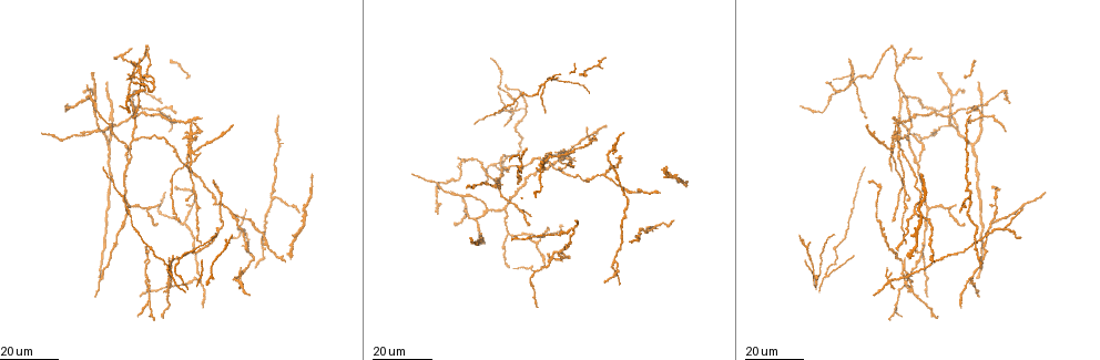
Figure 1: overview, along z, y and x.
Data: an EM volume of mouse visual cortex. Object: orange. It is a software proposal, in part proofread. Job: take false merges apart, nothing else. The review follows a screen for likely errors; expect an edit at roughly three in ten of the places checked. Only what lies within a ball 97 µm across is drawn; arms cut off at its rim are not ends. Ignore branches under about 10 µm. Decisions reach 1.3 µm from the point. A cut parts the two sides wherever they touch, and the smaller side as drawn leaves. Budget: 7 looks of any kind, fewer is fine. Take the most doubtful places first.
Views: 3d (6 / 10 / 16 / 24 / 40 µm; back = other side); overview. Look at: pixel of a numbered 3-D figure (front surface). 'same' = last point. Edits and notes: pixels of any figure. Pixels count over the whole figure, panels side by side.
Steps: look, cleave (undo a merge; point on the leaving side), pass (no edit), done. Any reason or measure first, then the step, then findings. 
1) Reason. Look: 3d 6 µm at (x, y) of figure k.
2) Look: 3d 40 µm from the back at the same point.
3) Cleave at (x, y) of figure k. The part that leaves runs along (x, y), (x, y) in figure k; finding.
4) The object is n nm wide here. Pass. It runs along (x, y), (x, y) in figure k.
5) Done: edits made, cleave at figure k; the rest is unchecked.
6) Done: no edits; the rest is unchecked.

Three-way junction. Look: 3d 24 µm at (159, 111) of figure 1.

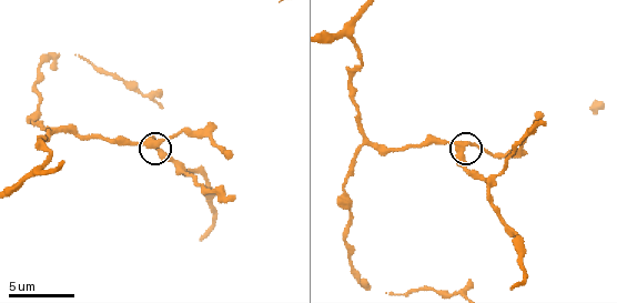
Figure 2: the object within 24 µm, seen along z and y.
Look: 3d 6 µm at (152, 140) of figure 2.

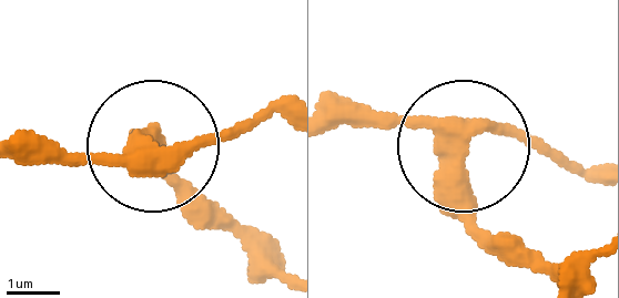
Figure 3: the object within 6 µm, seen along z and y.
3 arms meet here. Pass. It runs along (21, 151), (127, 160), (153, 146), (189, 182) in figure 3; continuous, no second neuron.

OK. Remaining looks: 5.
Three arms meet. Look: 3d 16 µm at (153, 85) of figure 1.

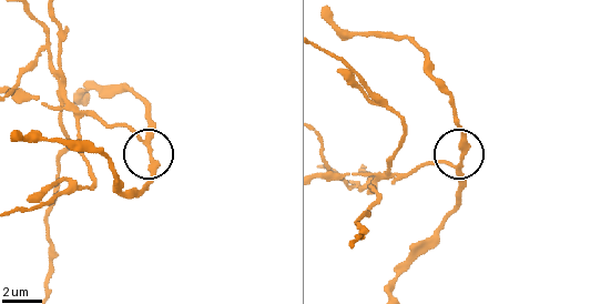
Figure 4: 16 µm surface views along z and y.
Look: 3d 10 µm at (147, 142) of figure 4.

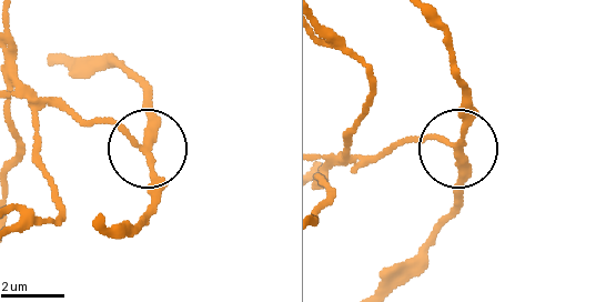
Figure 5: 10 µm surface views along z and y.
Look: 3d 6 µm at (455, 148) of figure 5.

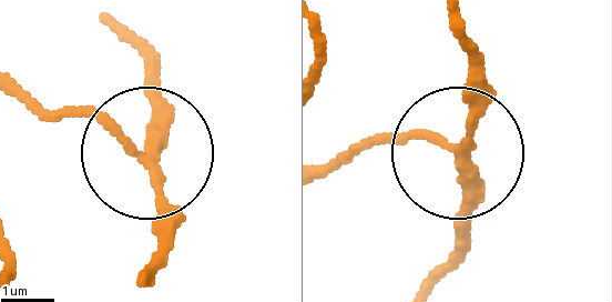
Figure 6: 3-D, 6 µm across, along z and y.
The object is 190 nm wide here. Pass. All the same neuron.

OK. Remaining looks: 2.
Three-way junction. Look: 3d 16 µm at (537, 93) of figure 1.

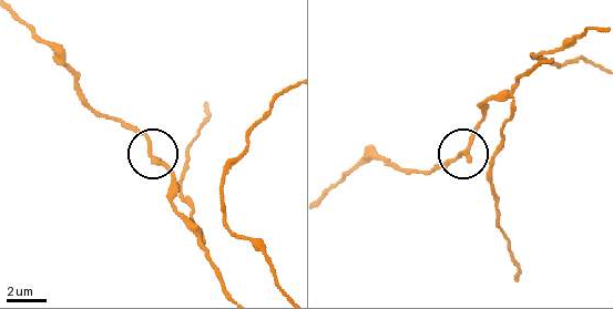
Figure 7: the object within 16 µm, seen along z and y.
Look: 3d 10 µm at (461, 154) of figure 7.

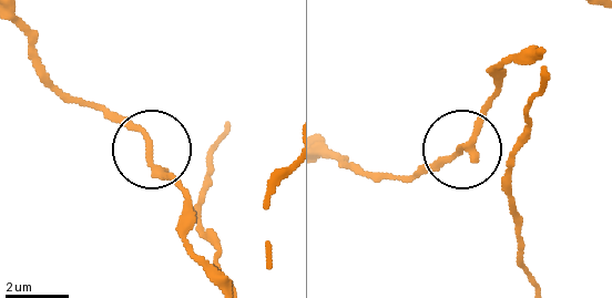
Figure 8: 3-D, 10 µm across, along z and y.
Pass. Continuous, no second neuron.

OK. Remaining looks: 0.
Done: no edits; the rest is unchecked.

